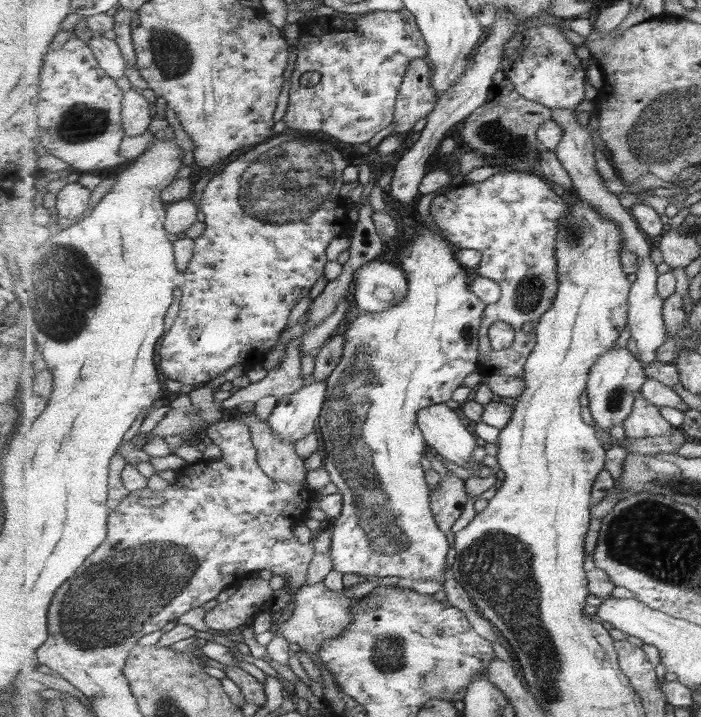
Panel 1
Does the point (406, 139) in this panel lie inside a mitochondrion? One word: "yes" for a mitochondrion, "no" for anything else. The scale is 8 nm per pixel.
no

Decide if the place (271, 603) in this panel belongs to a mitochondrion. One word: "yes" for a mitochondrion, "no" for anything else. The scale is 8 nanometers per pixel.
no

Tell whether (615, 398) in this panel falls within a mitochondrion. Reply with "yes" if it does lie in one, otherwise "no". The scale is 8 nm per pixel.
yes

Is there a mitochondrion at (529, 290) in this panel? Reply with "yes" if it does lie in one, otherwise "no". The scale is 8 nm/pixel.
yes

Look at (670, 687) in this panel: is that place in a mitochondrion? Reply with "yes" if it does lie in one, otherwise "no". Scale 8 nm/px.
no

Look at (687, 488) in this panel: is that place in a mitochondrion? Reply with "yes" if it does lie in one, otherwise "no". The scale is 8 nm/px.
yes

